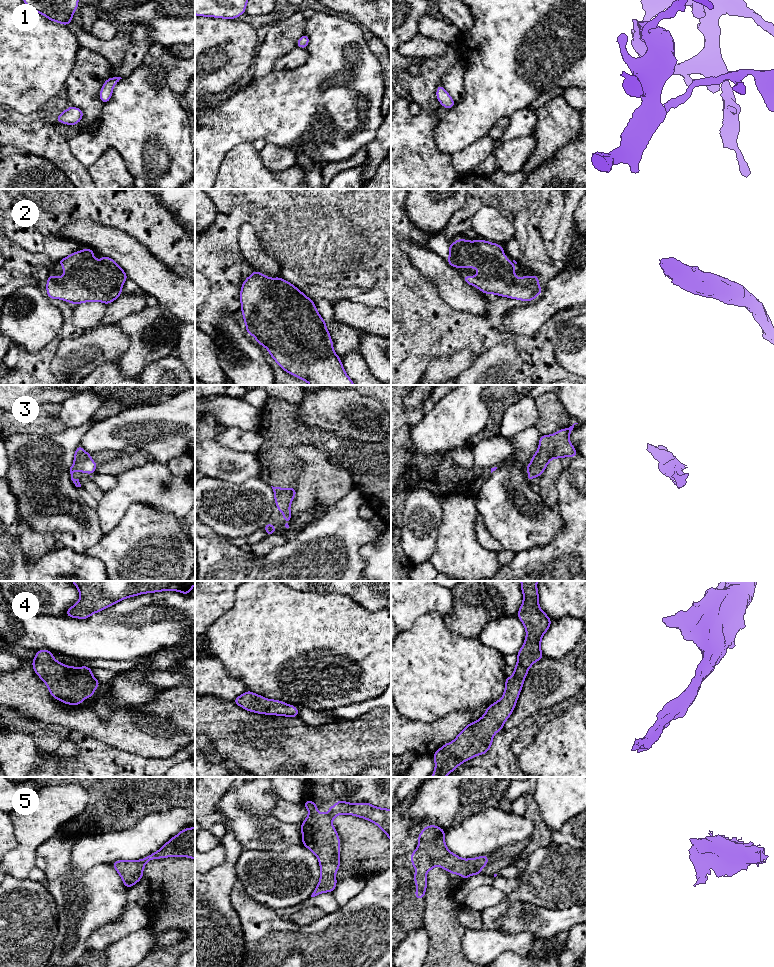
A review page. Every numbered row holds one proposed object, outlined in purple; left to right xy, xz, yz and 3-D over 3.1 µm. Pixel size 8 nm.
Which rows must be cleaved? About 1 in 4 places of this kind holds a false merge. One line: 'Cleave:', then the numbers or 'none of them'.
Cleave: none of them

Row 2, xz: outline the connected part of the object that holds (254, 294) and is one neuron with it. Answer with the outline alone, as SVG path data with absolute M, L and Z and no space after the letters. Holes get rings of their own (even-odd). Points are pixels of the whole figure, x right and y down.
M253 270L241 286L239 299L247 334L269 351L284 371L309 385L355 385L333 349L326 322L315 303L292 283Z

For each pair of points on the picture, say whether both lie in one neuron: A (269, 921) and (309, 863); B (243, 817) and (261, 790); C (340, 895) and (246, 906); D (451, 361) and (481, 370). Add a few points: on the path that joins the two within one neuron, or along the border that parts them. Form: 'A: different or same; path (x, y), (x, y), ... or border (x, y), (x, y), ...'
A: different; border (255, 900), (278, 912)
B: same; path (233, 807), (238, 801), (251, 800)
C: different; border (359, 893), (339, 907)
D: different; border (476, 357), (468, 367), (458, 374)

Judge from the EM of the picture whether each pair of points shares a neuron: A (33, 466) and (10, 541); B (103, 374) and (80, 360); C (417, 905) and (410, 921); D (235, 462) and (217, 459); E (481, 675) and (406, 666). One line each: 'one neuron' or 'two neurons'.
A: two neurons
B: two neurons
C: one neuron
D: one neuron
E: one neuron

